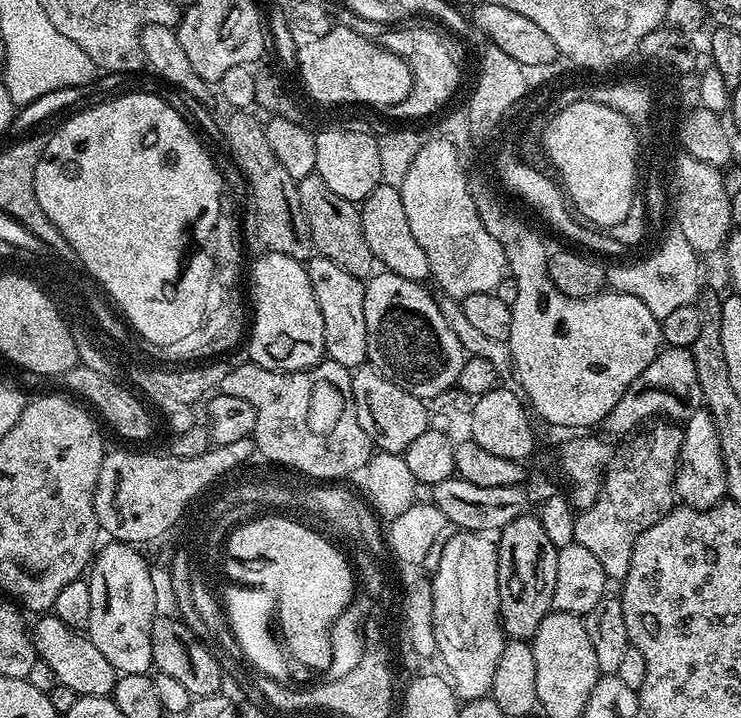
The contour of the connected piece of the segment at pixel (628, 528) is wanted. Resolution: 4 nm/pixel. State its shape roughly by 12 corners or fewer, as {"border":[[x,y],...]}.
{"border":[[650,429],[581,511],[575,543],[613,581],[674,507],[684,430]]}

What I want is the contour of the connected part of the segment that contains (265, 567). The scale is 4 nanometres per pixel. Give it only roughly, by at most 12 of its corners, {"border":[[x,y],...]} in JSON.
{"border":[[251,519],[227,538],[234,571],[272,588],[291,659],[332,668],[354,597],[312,528]]}

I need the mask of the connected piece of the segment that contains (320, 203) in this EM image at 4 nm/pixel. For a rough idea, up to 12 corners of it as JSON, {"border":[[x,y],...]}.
{"border":[[298,181],[313,249],[367,281],[377,263],[359,207]]}

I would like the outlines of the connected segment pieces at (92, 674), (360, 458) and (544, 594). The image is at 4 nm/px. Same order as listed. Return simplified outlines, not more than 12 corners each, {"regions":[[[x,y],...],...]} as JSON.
{"regions":[[[44,614],[32,640],[77,697],[111,697],[116,667],[95,639]],[[229,367],[254,437],[301,477],[340,482],[374,455],[352,372]],[[535,515],[504,526],[504,635],[531,642],[556,608],[560,549]]]}

